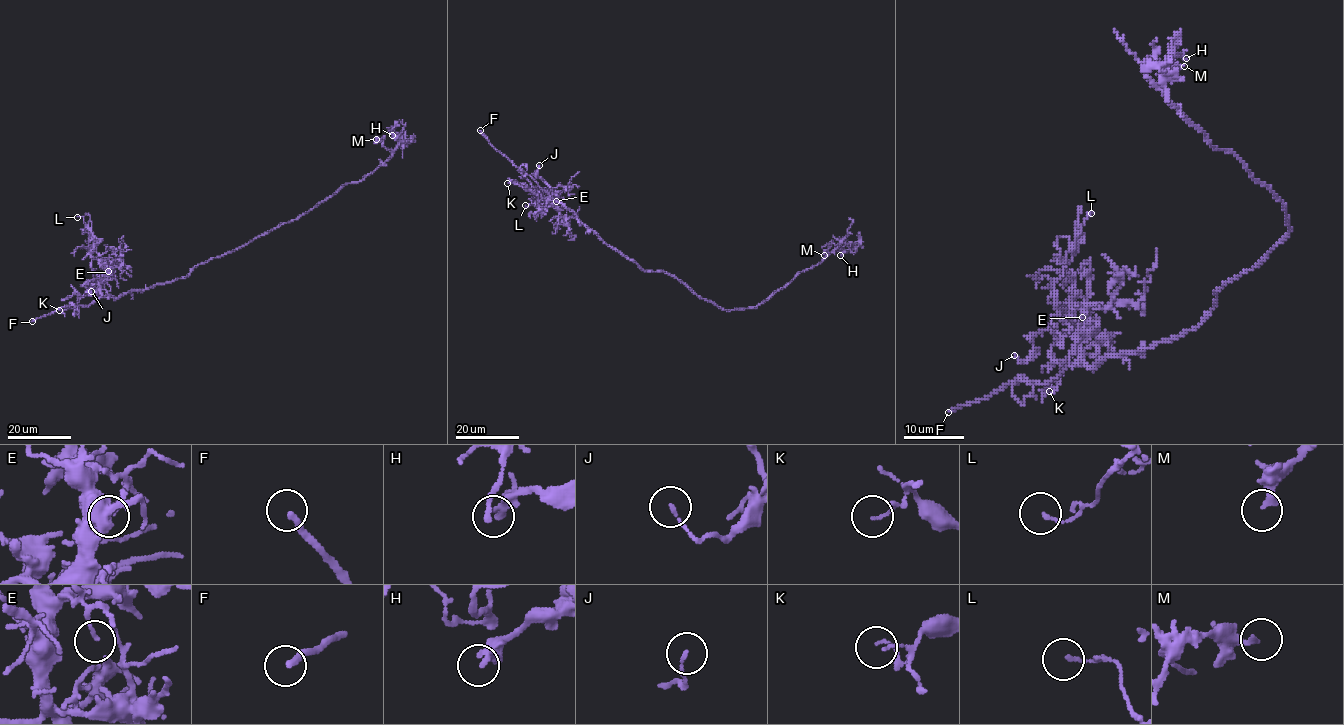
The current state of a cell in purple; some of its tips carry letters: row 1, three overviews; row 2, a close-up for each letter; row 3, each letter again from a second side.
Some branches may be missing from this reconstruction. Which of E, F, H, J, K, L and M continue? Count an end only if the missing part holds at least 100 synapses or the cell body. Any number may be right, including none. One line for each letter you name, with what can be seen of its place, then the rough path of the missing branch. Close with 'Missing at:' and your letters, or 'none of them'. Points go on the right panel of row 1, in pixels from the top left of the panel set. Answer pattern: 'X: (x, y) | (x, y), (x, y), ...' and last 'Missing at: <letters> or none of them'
F: (948, 412)
Missing at: F

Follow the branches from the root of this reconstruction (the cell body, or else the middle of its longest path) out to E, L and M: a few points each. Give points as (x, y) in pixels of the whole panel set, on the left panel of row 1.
E: (231, 251), (197, 264), (185, 277), (116, 298), (101, 291), (107, 267), (108, 271)
L: (231, 251), (197, 264), (185, 277), (116, 298), (104, 296), (91, 267), (97, 238), (83, 218), (77, 217)
M: (231, 251), (299, 218), (344, 185), (362, 180), (371, 174), (392, 155), (382, 141), (376, 139)

